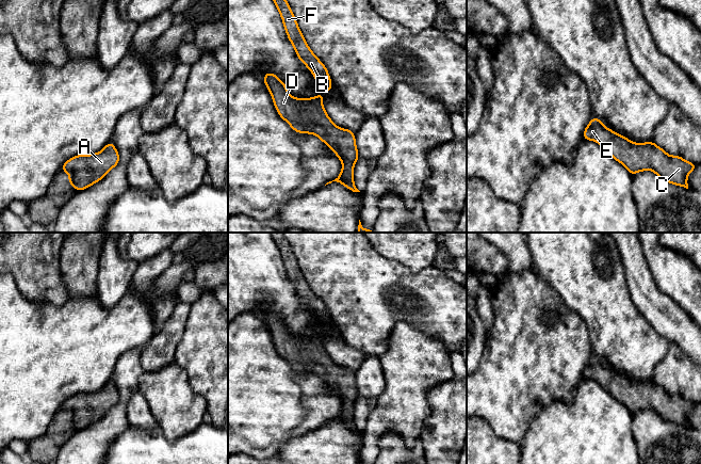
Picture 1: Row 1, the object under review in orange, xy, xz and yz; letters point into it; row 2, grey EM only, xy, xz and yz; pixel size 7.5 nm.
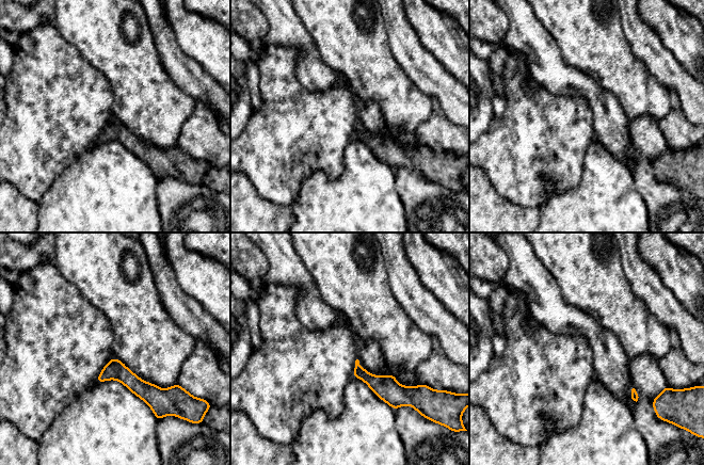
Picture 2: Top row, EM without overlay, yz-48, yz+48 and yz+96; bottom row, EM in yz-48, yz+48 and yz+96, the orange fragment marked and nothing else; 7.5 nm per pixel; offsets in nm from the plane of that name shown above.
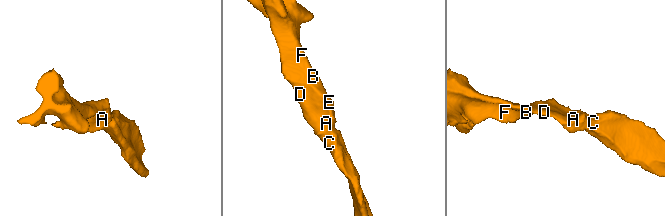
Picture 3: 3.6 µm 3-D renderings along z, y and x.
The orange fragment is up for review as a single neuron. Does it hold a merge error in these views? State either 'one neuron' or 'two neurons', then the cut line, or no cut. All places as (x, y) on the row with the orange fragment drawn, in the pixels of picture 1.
one neuron; no cut

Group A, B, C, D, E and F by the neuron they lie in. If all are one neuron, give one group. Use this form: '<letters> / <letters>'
A B C D E F

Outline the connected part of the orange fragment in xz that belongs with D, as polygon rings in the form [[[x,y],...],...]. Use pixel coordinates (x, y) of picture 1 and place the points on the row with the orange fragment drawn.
[[[273,73],[263,78],[275,108],[282,119],[299,133],[315,134],[329,146],[343,163],[341,174],[332,181],[344,185],[353,192],[360,192],[354,183],[354,164],[359,158],[355,133],[336,126],[327,115],[322,94],[313,98],[292,97],[286,84]]]

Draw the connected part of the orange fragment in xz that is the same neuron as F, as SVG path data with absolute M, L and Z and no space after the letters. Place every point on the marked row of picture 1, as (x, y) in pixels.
M274 0L274 2L282 18L288 38L294 46L298 59L313 74L315 81L317 82L317 85L326 93L329 93L332 86L331 79L326 69L326 66L310 50L298 28L297 21L291 11L290 4L287 2L287 0Z

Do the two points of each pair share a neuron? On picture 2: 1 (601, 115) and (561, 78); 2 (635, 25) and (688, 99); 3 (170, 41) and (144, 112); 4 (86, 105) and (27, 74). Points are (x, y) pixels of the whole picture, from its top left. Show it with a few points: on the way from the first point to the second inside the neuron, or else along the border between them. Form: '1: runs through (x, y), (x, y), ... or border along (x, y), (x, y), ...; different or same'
1: runs through (598, 103), (578, 83), (573, 82); same
2: runs through (644, 43), (650, 51), (680, 81); same
3: border along (153, 39), (161, 65), (176, 83); different
4: runs through (72, 103), (58, 103), (42, 89); same

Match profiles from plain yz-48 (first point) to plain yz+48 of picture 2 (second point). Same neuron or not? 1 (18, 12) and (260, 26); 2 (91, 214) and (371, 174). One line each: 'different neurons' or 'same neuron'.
1: same neuron
2: same neuron

